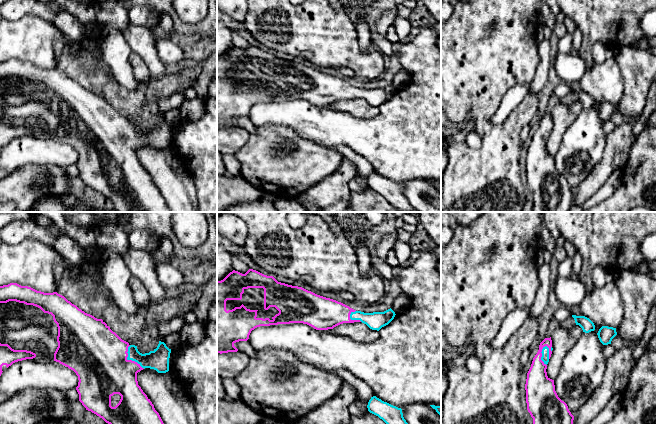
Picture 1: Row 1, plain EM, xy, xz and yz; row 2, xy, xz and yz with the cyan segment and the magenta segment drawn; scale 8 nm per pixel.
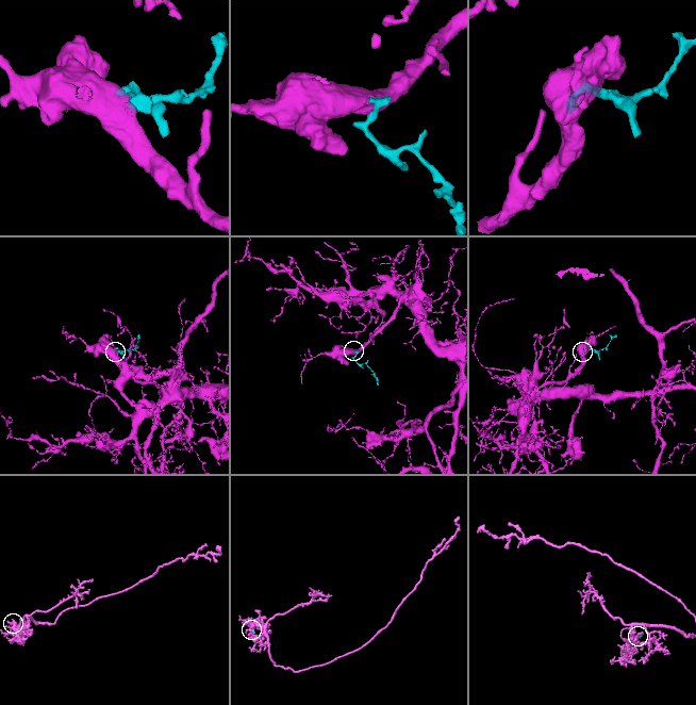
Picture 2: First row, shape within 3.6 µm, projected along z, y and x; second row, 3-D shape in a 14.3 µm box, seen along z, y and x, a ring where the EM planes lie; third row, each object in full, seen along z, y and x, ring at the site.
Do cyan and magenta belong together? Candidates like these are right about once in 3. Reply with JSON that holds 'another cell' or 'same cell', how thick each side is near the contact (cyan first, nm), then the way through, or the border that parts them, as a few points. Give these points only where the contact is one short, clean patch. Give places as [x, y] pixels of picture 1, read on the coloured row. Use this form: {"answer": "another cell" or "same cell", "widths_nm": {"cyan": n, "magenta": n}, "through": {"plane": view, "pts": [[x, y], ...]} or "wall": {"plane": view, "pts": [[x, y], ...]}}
{"answer": "same cell", "widths_nm": {"cyan": 60, "magenta": 200}, "through": {"plane": "yz", "pts": [[545, 351], [542, 355], [538, 367], [538, 385]]}}

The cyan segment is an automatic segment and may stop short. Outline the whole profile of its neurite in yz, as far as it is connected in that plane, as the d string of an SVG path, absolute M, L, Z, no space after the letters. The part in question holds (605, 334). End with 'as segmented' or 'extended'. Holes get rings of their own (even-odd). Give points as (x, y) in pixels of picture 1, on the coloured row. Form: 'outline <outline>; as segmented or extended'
outline M602 326L597 335L603 345L611 344L612 339L617 335L616 328Z; as segmented

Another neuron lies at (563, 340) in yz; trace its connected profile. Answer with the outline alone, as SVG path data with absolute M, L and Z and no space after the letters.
M579 325L572 329L559 327L554 331L551 336L553 350L546 369L548 378L556 379L564 357L575 345L582 333L583 330Z

